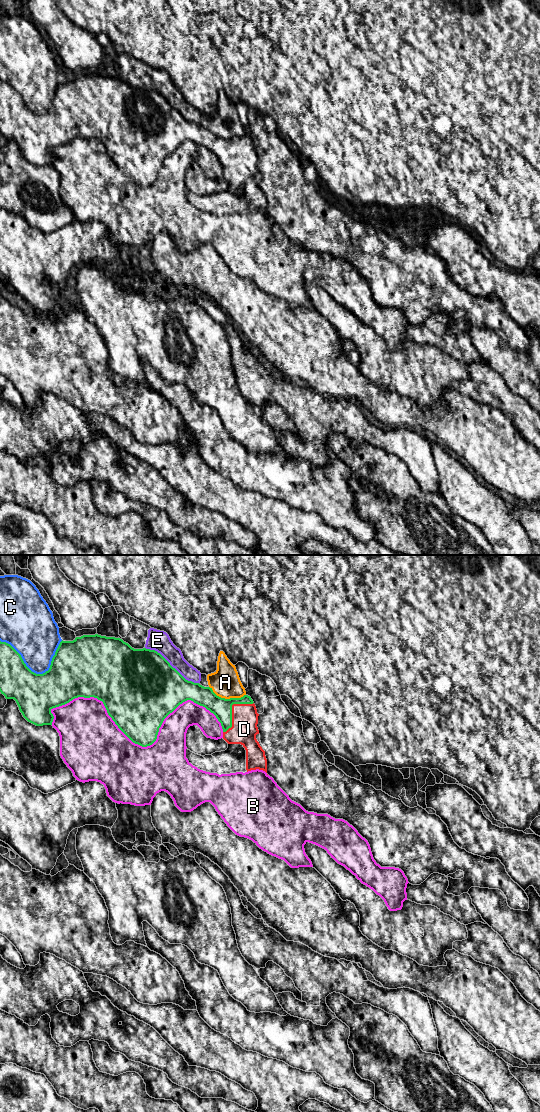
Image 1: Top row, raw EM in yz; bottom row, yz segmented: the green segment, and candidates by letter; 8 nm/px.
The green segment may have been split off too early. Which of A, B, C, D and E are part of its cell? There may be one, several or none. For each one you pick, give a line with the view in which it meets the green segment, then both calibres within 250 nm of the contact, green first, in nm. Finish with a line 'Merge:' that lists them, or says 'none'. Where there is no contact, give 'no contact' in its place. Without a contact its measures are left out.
D: yz | 160/220 nm
Merge: D

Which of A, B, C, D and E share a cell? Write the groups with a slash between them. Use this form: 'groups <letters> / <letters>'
groups A E / B / C / D

